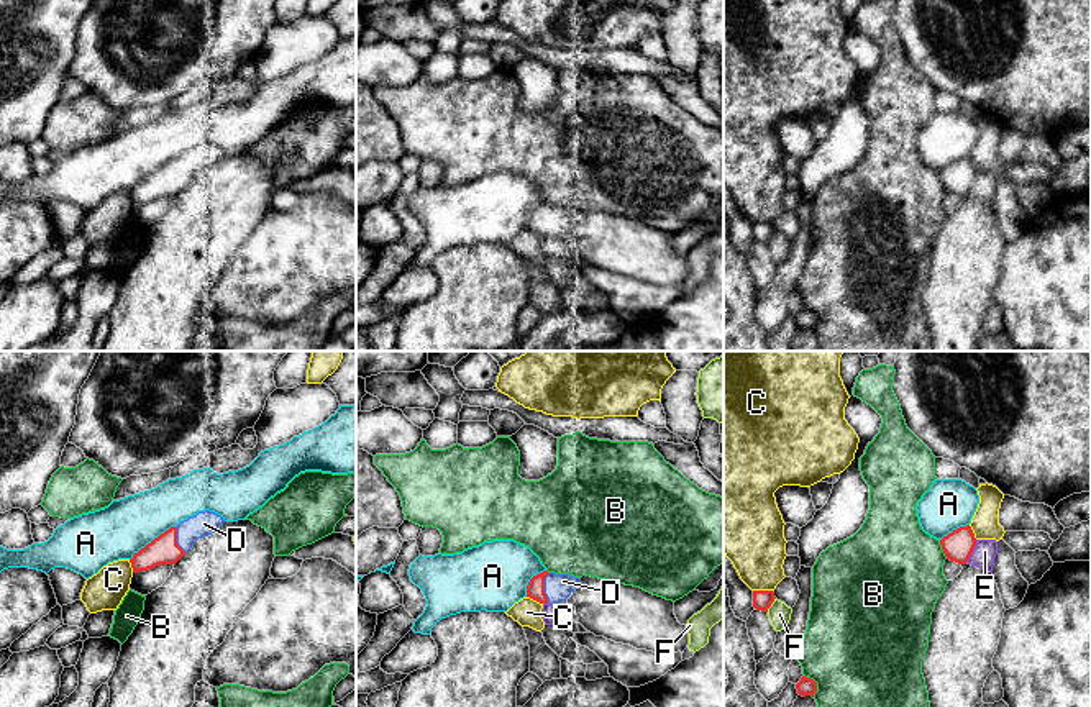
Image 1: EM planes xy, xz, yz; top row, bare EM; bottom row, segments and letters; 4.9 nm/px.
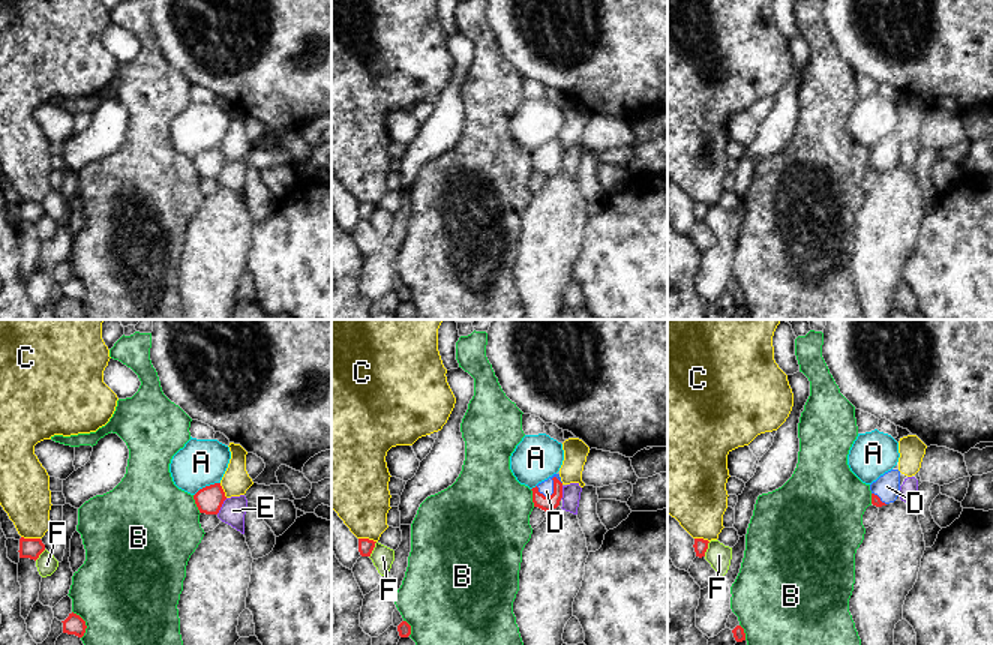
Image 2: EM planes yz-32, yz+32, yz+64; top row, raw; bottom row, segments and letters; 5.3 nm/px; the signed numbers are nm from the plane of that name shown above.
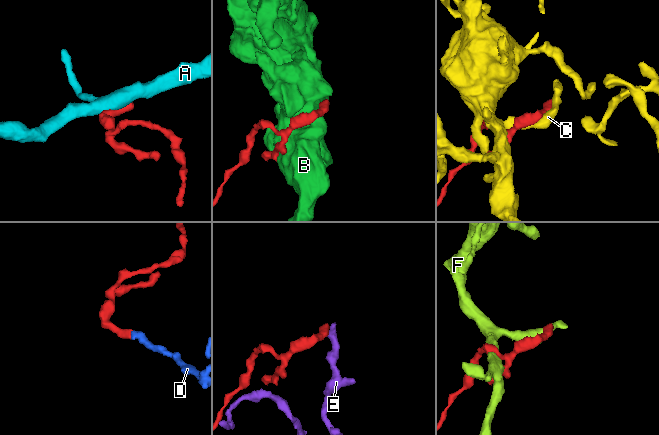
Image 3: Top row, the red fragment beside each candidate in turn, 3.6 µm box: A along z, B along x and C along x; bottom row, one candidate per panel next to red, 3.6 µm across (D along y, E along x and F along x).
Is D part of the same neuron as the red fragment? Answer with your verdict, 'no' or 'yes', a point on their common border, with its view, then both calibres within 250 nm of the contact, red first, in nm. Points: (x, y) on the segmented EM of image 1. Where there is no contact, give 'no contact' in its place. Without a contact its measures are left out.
yes | xz (543, 588) | 90/130 nm

